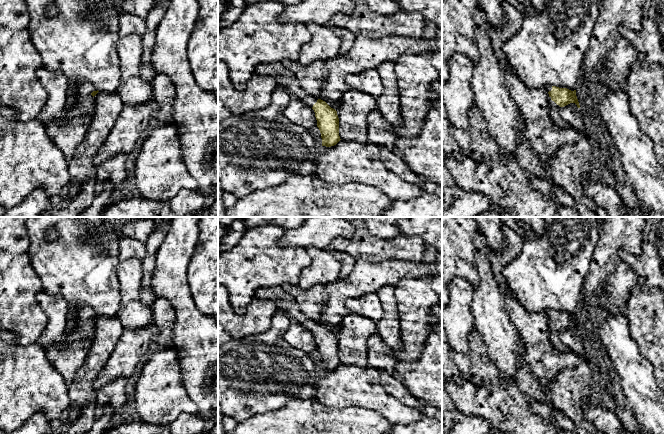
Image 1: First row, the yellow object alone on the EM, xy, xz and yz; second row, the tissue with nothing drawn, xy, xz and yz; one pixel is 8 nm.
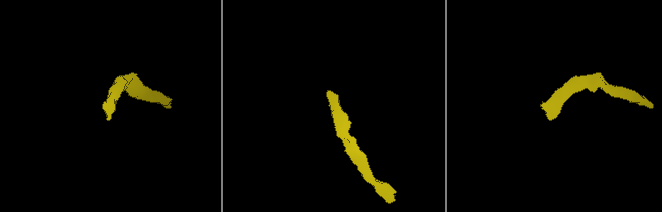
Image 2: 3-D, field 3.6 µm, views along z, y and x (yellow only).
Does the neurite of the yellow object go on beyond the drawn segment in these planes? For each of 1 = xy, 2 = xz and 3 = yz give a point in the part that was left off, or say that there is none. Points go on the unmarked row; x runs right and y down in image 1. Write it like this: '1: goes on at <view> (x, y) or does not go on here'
1: goes on at xy (67, 358)
2: goes on at xz (286, 304)
3: goes on at yz (554, 332)

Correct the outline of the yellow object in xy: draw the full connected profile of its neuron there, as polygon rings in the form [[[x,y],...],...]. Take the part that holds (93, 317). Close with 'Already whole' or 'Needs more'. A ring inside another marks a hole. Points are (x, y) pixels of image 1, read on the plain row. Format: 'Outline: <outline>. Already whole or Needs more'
Outline: [[[79,305],[76,313],[76,325],[68,324],[65,341],[52,344],[45,350],[50,364],[62,375],[70,386],[76,373],[84,364],[93,341],[94,320],[99,315],[90,306]]]. Needs more

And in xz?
Outline: [[[281,287],[259,288],[255,296],[260,299],[274,301],[279,312],[314,334],[317,351],[321,357],[322,370],[331,371],[341,364],[337,335],[331,332],[325,325],[302,316],[298,311],[295,299]]]. Needs more

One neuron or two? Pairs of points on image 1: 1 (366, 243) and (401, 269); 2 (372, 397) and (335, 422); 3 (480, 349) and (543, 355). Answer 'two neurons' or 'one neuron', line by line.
1: two neurons
2: two neurons
3: two neurons

